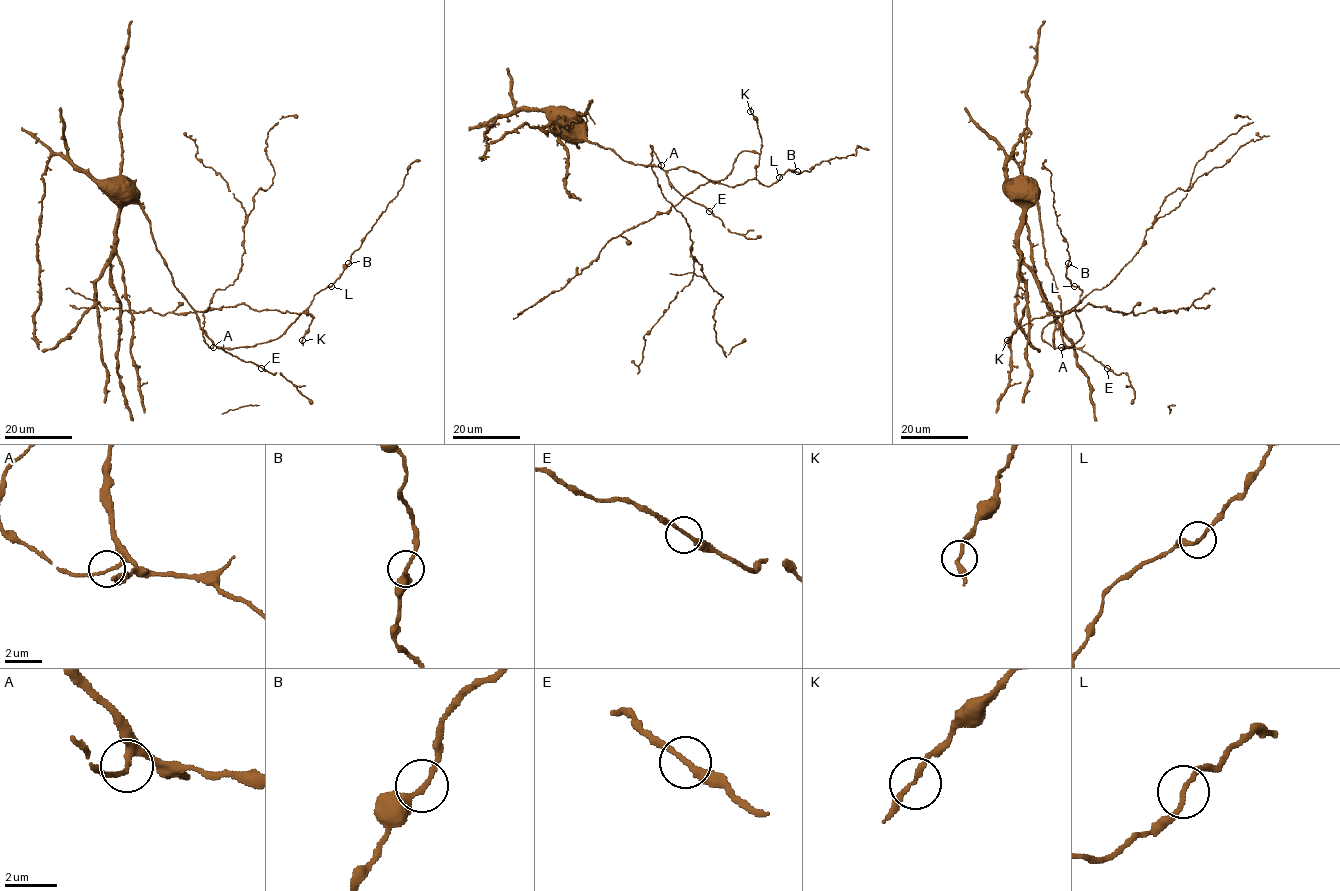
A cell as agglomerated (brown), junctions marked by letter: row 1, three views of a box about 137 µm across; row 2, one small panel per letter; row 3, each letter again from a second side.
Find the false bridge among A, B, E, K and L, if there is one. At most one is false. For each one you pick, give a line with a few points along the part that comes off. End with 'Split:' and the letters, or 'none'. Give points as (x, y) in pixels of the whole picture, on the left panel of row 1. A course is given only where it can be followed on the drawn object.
Split: none

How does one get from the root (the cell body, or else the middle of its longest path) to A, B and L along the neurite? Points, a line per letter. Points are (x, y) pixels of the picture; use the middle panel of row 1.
A: (556, 114), (555, 122), (566, 138), (595, 142), (634, 165), (660, 167), (661, 165)
B: (556, 114), (566, 138), (634, 165), (685, 166), (730, 187), (750, 179), (769, 186), (797, 171)
L: (556, 114), (566, 138), (595, 142), (634, 165), (685, 166), (730, 187), (750, 179), (769, 186), (779, 177)

